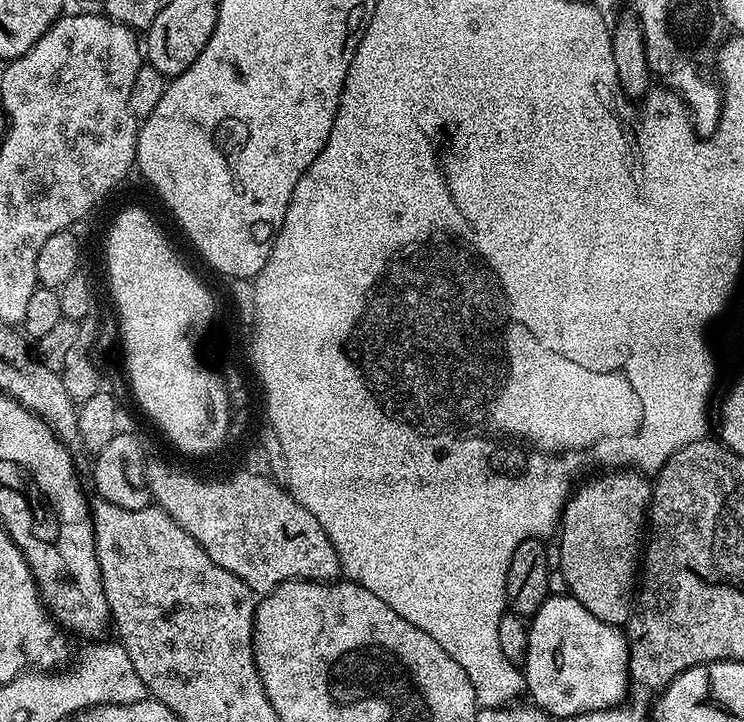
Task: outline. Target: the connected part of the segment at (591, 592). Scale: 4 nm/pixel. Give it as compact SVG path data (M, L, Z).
M612 470L608 476L588 480L569 495L560 518L560 564L558 571L564 576L568 592L594 618L607 624L627 625L632 617L634 593L638 588L638 561L642 556L642 531L646 526L646 513L652 502L653 485L647 475L635 470Z

